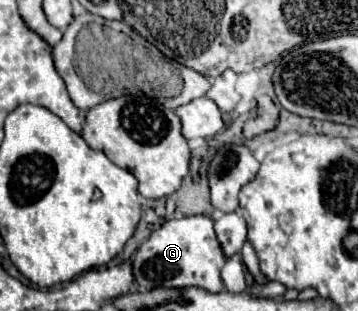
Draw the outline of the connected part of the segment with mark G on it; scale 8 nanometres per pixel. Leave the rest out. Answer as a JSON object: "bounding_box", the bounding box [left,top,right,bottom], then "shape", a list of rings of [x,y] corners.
{"bounding_box":[133,216,227,292],"shape":[[[187,216],[179,220],[167,220],[133,254],[133,276],[141,290],[149,288],[189,288],[197,286],[207,292],[223,292],[221,266],[227,256],[215,236],[213,220],[207,216]]]}

